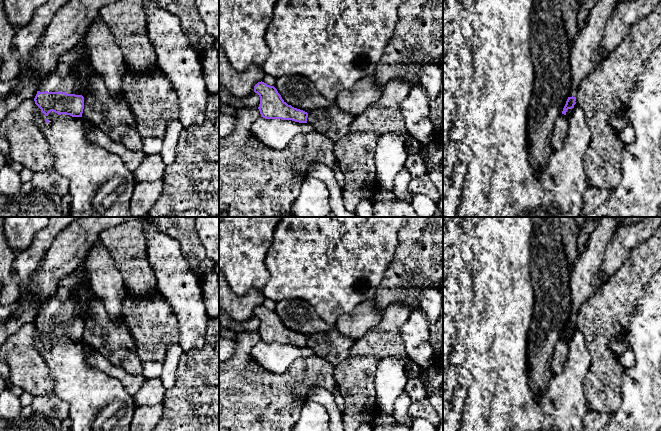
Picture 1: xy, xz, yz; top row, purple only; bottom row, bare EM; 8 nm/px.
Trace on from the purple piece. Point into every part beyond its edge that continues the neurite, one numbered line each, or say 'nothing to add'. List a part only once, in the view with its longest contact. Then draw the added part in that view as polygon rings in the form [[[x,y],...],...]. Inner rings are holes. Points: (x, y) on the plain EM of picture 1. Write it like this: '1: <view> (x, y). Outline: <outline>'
1: xy (60, 303). Outline: [[[74,272],[59,282],[56,292],[48,299],[41,310],[40,316],[65,316],[67,318],[81,319],[79,311],[71,296],[78,285],[78,280]]]

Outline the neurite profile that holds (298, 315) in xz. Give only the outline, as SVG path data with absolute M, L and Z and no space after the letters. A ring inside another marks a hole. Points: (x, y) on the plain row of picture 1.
M301 299L278 301L275 312L284 326L307 337L329 331L334 327L323 321L310 304Z

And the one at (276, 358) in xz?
M258 342L250 352L254 360L265 370L274 374L284 374L298 358L314 355L308 347L292 344Z

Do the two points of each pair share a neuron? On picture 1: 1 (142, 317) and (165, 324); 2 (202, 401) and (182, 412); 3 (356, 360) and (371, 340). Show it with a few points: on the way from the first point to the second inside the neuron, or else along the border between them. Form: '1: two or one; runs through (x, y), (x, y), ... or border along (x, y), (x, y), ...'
1: one; runs through (148, 320), (153, 324), (159, 324)
2: one; runs through (197, 403), (194, 403), (187, 409)
3: one; runs through (363, 359), (367, 357), (367, 352), (371, 347)

